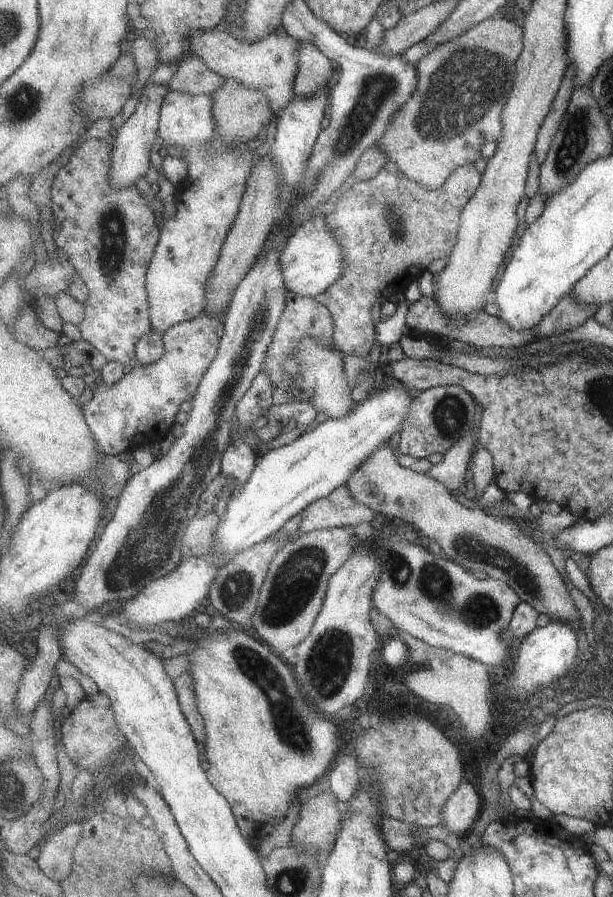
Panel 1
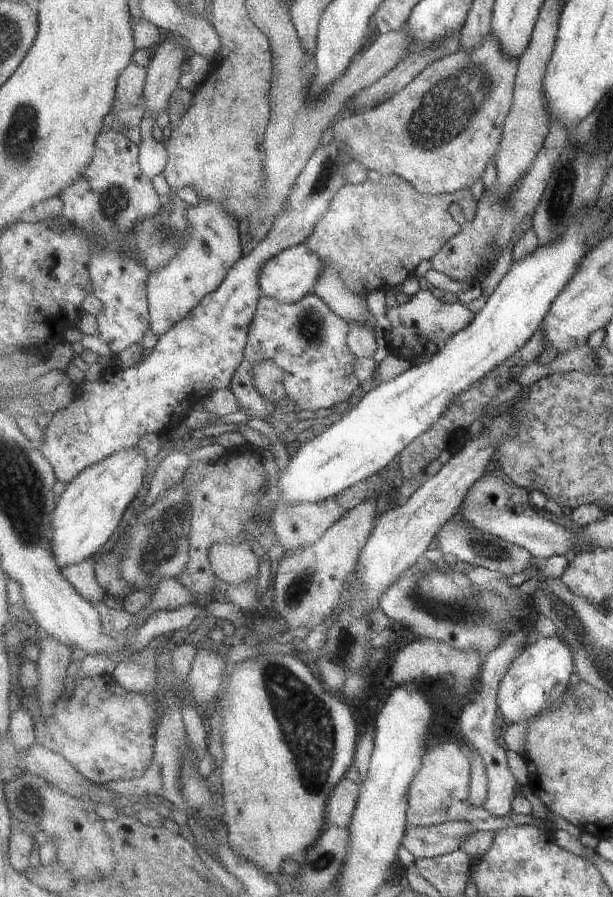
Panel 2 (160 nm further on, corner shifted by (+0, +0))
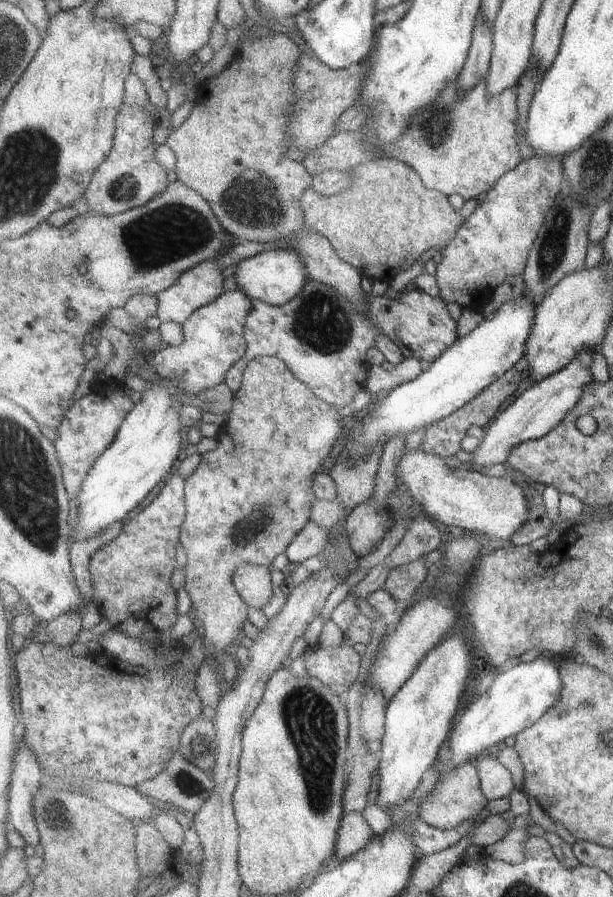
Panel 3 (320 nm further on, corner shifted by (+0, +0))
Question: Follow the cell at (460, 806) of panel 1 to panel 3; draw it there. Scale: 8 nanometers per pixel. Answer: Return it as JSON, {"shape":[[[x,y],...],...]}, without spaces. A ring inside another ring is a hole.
{"shape":[[[483,754],[475,762],[480,774],[480,783],[489,800],[505,798],[515,790],[511,771],[505,768],[498,757]]]}

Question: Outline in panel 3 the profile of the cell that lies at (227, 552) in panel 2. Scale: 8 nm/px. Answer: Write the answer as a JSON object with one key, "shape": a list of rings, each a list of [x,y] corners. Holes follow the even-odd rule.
{"shape":[[[243,565],[236,570],[233,582],[240,592],[241,598],[256,610],[261,611],[273,598],[273,582],[267,567]]]}

